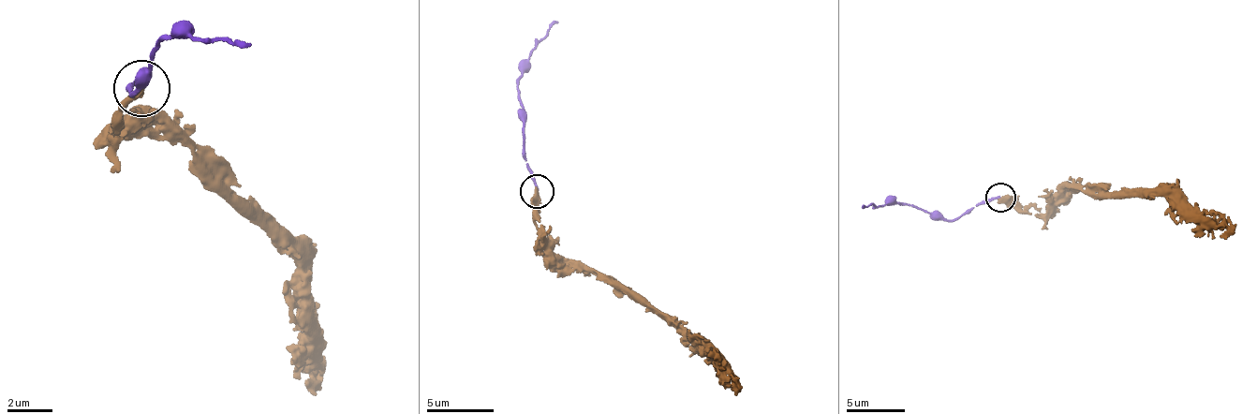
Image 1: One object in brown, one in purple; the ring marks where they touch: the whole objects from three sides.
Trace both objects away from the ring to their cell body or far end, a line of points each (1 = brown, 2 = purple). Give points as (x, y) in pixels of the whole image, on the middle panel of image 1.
1: (538, 191), (542, 231), (562, 264), (604, 274), (631, 293), (743, 389)
2: (538, 191), (524, 132), (516, 77), (529, 50), (559, 21)

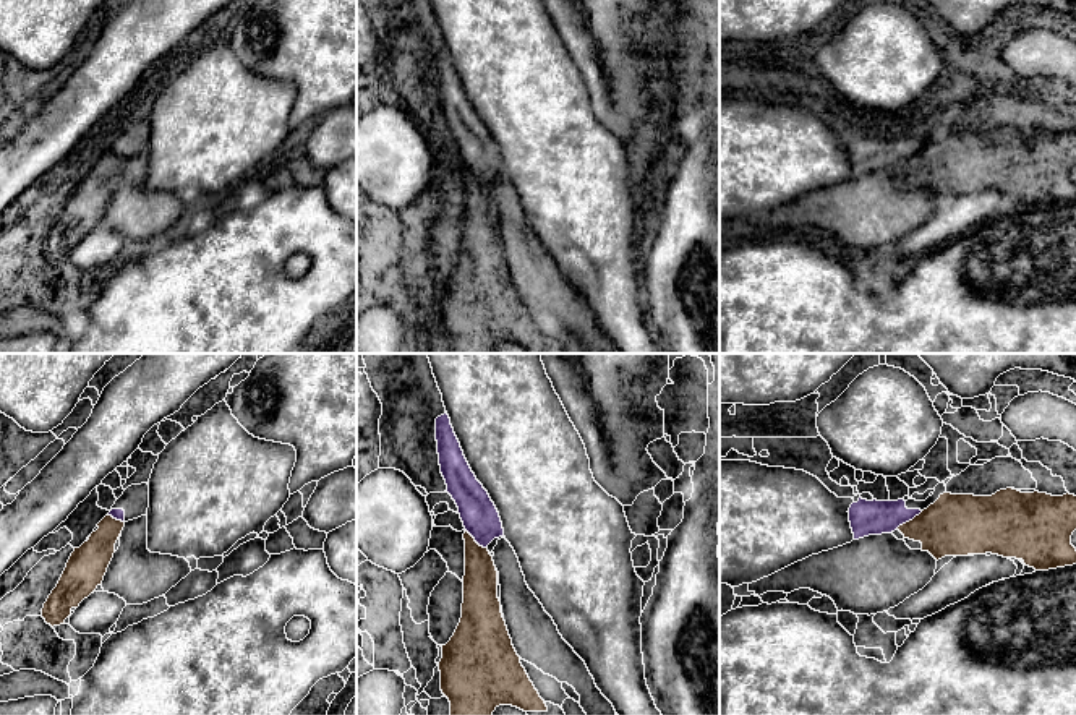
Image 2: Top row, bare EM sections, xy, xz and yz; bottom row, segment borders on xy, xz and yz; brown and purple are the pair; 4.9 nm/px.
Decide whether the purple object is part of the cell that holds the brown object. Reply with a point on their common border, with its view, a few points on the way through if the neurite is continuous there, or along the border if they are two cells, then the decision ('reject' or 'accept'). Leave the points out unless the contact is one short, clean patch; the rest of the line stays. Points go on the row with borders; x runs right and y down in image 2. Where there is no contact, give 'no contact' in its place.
yz (909, 521) | along yz (922, 511), (896, 527) | reject

